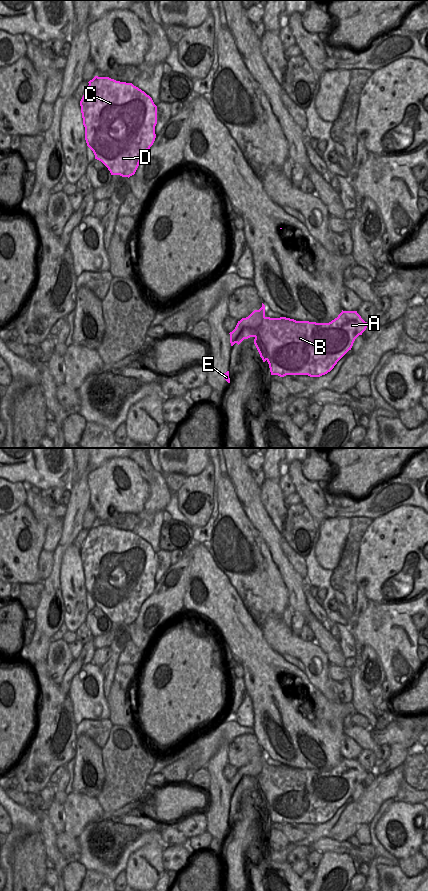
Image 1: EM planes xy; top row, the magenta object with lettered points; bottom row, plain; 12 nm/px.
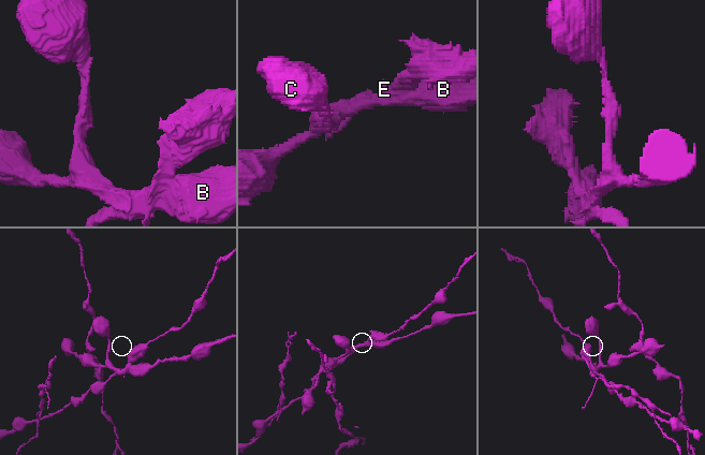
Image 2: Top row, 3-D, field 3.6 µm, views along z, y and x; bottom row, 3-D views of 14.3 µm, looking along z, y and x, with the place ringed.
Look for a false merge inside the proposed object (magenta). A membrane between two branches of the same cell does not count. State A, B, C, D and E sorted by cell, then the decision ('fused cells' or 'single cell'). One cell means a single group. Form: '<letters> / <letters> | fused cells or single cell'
A B C D / E | fused cells

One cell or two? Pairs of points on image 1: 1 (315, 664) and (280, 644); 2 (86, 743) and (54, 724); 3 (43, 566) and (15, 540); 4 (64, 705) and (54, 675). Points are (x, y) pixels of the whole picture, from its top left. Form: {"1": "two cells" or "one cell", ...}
{"1": "one cell", "2": "two cells", "3": "two cells", "4": "two cells"}

